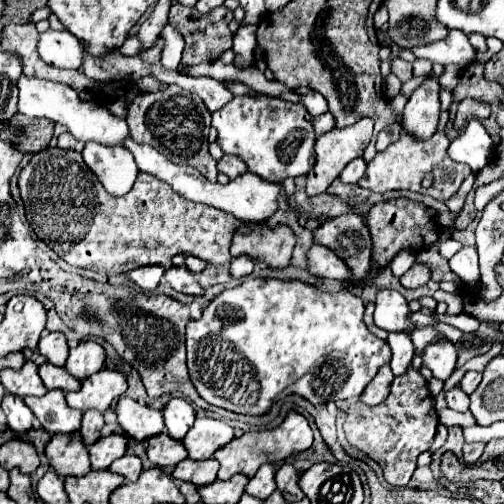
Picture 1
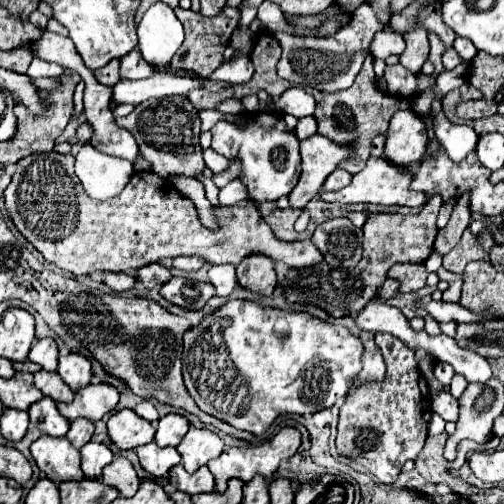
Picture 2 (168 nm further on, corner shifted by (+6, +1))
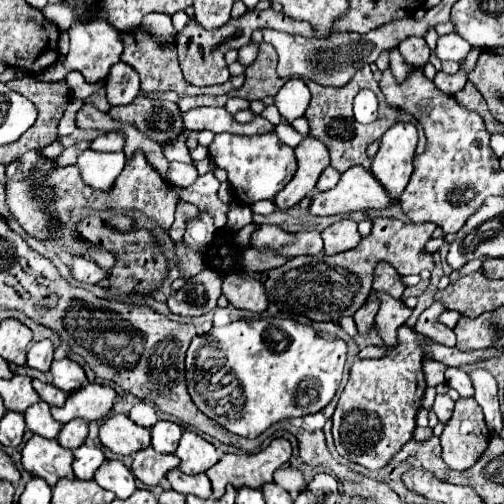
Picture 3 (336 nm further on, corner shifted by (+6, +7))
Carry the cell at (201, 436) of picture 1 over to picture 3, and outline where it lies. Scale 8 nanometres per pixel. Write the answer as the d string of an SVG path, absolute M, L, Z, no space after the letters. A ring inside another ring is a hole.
M188 430L180 438L176 456L180 458L180 470L184 474L202 474L222 458L218 448L214 448L208 440L204 440L196 432Z

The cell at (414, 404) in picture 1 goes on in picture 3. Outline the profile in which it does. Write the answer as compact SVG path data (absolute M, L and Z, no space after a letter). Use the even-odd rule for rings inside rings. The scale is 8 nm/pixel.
M408 326L398 328L400 346L396 354L388 354L380 360L356 360L348 384L344 386L338 406L332 416L332 434L338 454L368 470L378 470L412 440L416 428L416 412L424 396L422 376L422 348L416 342L416 334Z

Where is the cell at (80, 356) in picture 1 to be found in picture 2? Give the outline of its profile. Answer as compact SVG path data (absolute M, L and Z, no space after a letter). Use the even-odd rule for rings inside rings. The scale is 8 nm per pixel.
M70 352L68 356L62 356L60 358L60 366L56 370L62 380L74 390L78 392L82 386L90 384L90 378L92 378L92 362L78 354L78 352Z

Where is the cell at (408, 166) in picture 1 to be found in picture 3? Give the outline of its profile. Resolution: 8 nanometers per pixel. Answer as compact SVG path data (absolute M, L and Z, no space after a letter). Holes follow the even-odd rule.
M350 168L340 176L340 182L326 192L320 192L308 212L312 216L334 216L358 210L388 208L392 200L386 200L386 192L374 176L364 168Z

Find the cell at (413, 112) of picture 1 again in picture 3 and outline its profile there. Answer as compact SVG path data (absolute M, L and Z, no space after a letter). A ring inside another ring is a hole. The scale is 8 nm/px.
M394 124L380 140L380 150L372 160L372 176L382 184L382 188L386 190L386 194L392 200L398 200L398 196L402 194L402 190L406 188L410 174L412 174L412 160L414 160L414 150L416 150L416 142L418 142L418 132L412 124Z

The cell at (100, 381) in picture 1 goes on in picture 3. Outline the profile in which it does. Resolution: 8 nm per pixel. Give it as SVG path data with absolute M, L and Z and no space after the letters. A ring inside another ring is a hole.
M86 384L78 392L68 394L68 400L62 408L52 408L52 418L60 424L66 424L74 418L82 418L86 422L100 420L110 414L114 406L116 392L110 386Z

